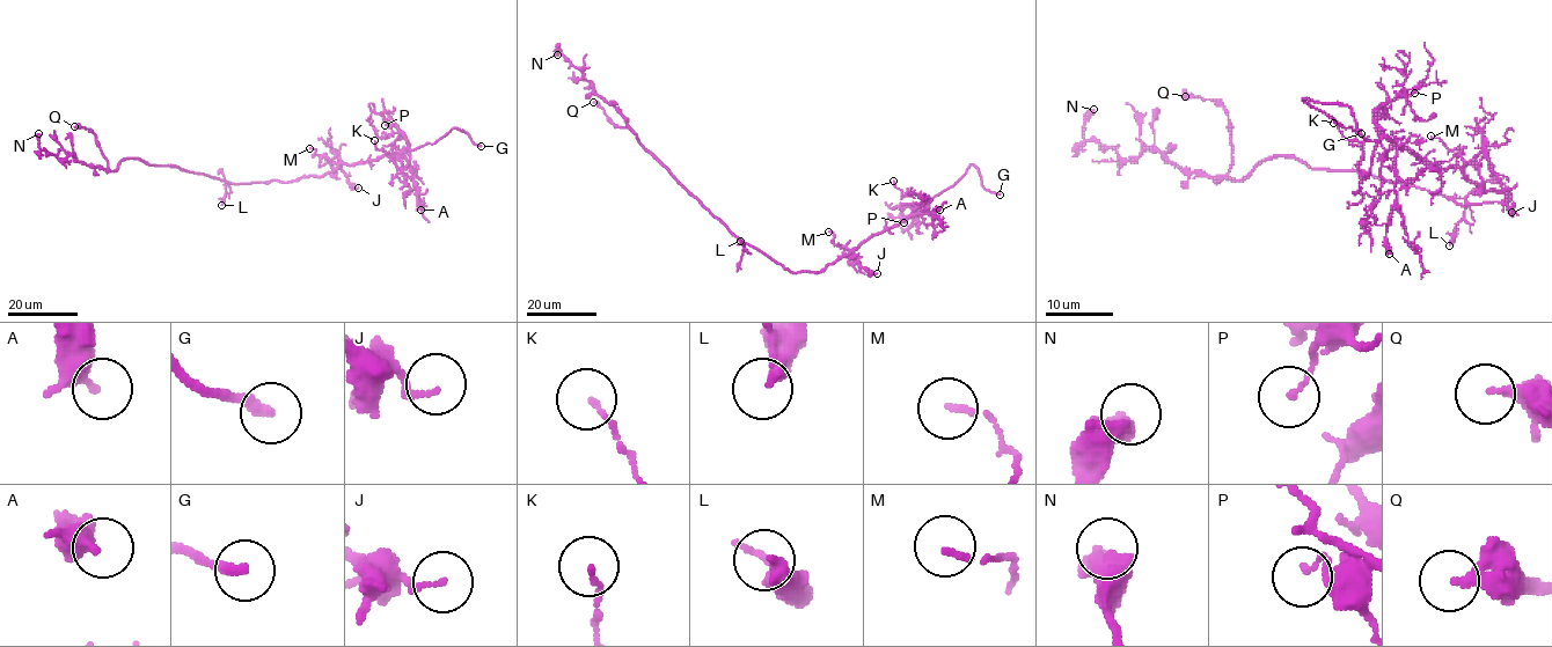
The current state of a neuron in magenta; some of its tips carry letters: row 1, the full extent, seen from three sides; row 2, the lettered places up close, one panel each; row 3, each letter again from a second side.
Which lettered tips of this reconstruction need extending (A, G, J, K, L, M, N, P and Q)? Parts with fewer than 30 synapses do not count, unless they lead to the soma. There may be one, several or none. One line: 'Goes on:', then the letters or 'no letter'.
Goes on: G

